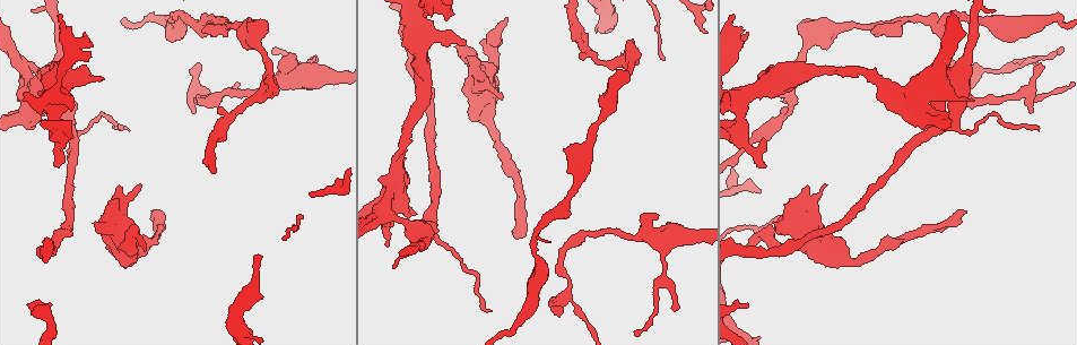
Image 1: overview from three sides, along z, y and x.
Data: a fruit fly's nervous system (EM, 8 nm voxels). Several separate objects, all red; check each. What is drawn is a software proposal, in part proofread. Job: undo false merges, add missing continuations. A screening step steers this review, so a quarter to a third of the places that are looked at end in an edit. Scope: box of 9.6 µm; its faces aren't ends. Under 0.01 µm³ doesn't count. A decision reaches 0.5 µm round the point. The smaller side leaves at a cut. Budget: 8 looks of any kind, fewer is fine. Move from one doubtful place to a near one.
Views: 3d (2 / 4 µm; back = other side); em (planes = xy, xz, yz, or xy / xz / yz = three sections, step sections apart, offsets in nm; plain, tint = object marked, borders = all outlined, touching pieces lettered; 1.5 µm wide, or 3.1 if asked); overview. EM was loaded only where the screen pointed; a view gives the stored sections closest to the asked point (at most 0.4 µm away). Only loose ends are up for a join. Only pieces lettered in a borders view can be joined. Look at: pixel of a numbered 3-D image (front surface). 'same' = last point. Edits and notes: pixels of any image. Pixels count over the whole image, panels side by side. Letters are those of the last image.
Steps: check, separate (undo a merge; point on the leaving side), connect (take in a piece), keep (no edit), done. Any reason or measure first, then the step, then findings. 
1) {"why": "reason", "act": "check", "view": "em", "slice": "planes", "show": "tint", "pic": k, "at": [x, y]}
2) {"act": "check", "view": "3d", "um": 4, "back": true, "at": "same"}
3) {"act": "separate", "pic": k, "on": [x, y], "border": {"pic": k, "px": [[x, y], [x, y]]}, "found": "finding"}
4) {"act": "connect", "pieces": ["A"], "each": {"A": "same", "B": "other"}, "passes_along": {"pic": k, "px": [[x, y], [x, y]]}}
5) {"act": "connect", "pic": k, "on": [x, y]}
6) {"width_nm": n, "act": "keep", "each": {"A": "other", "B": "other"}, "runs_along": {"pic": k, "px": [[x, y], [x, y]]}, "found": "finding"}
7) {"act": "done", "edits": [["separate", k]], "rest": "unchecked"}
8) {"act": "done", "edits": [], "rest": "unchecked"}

{"why": "tapers out", "act": "check", "view": "em", "slice": "planes", "show": "borders", "pic": 1, "at": [635, 335]}

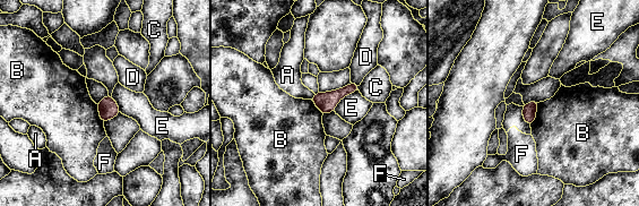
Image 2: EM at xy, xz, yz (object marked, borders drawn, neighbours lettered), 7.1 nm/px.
{"act": "keep", "each": {"A": "other", "B": "other", "C": "other", "D": "other", "E": "other", "F": "other"}, "border": {"pic": 2, "px": [[540, 102], [535, 121], [530, 126]]}, "found": "no lettered piece goes on from it"}

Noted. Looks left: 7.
{"why": "branch stops here", "act": "check", "view": "em", "slice": "xy", "step": 4, "show": "tint", "pic": 1, "at": [200, 65]}

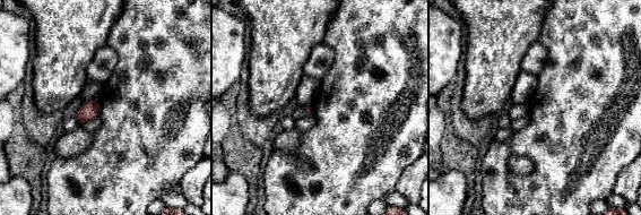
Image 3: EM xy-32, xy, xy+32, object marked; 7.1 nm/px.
{"why": "cut it another way", "act": "check", "view": "em", "slice": "planes", "show": "borders", "at": "same"}

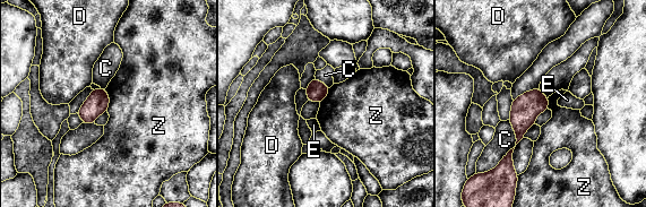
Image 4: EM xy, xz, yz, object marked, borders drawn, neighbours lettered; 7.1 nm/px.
{"act": "keep", "each": {"C": "other", "D": "other", "E": "other", "Z": "other"}, "border": {"pic": 4, "px": [[104, 88], [109, 96], [108, 111]]}, "found": "none of them fits"}

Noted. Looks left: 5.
{"why": "branch stops here", "act": "check", "view": "em", "slice": "planes", "show": "borders", "pic": 1, "at": [102, 79]}

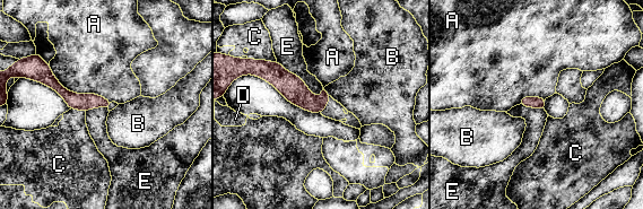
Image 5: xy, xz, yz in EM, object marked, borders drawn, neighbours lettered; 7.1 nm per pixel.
{"act": "keep", "each": {"A": "other", "B": "other", "C": "other", "D": "other", "E": "other"}, "runs_along": {"pic": 5, "px": [[46, 72], [74, 101], [109, 104]]}, "found": "no lettered piece goes on from it"}

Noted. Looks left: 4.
{"act": "done", "edits": [], "rest": "unchecked"}

